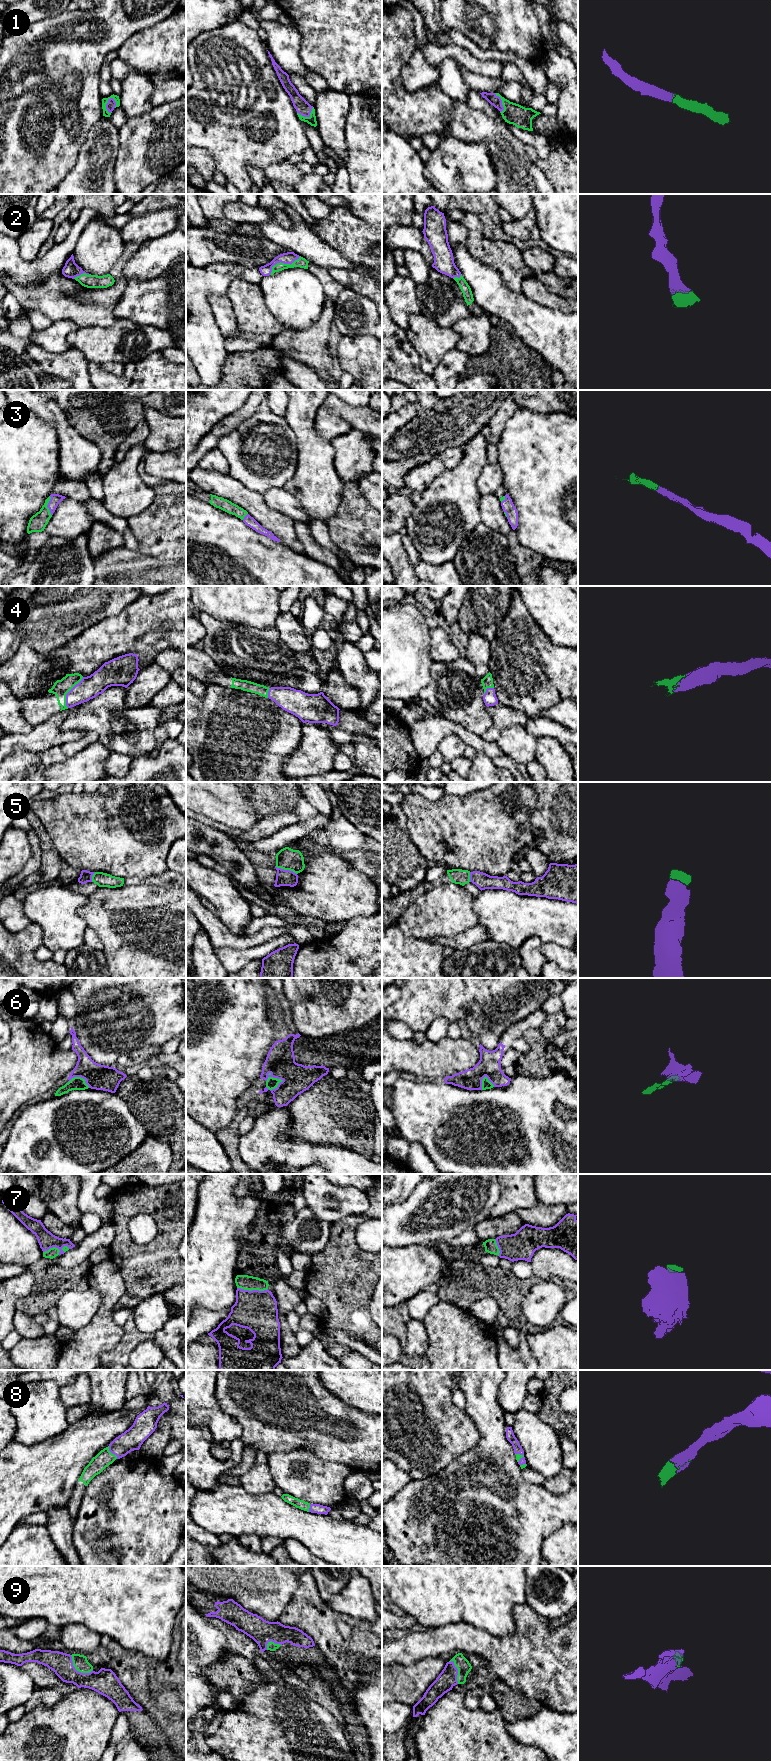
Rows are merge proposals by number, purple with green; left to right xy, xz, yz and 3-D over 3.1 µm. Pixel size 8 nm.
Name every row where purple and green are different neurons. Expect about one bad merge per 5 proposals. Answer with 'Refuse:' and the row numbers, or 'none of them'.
Refuse: none of them

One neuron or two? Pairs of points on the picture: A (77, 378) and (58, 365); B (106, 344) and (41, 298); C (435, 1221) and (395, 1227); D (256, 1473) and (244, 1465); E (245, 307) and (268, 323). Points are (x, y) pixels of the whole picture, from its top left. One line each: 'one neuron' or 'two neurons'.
A: one neuron
B: two neurons
C: one neuron
D: two neurons
E: one neuron

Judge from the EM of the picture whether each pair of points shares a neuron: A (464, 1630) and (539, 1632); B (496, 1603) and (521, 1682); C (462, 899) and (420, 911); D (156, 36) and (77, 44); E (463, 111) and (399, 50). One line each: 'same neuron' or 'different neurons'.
A: same neuron
B: different neurons
C: same neuron
D: different neurons
E: different neurons

